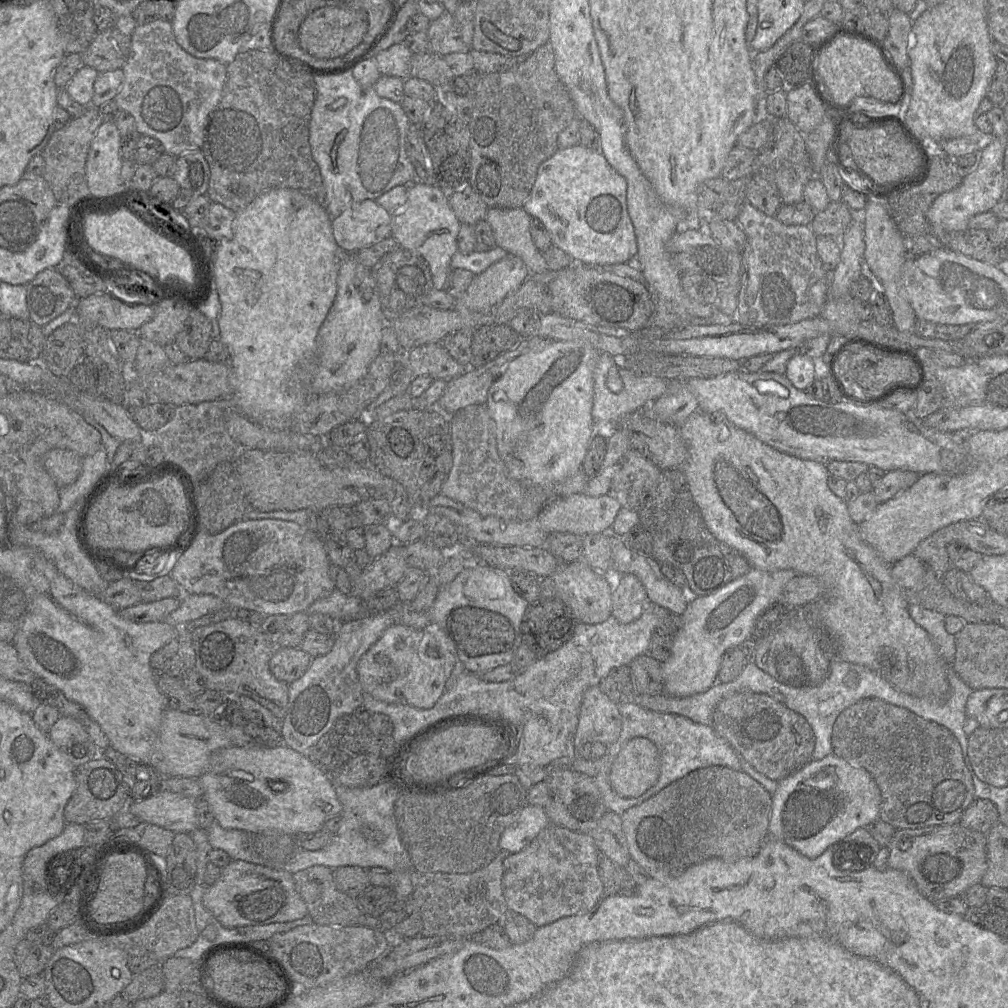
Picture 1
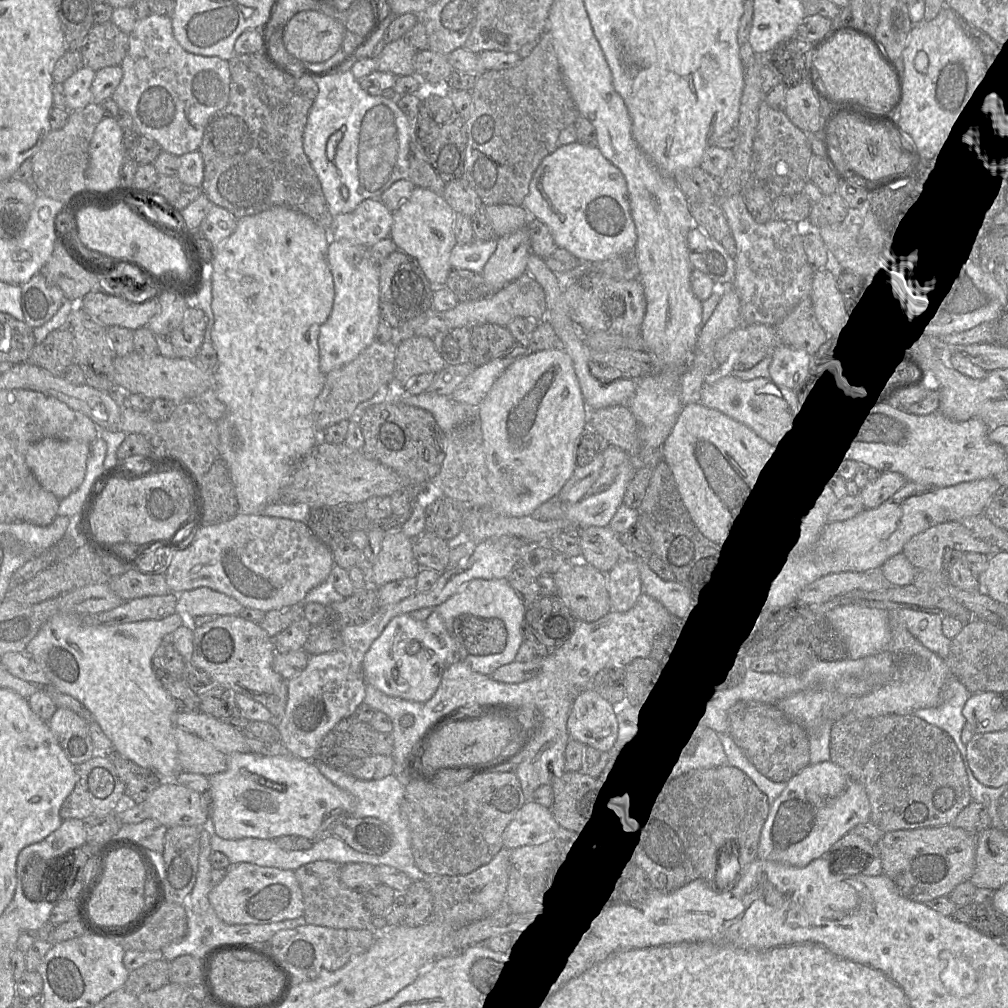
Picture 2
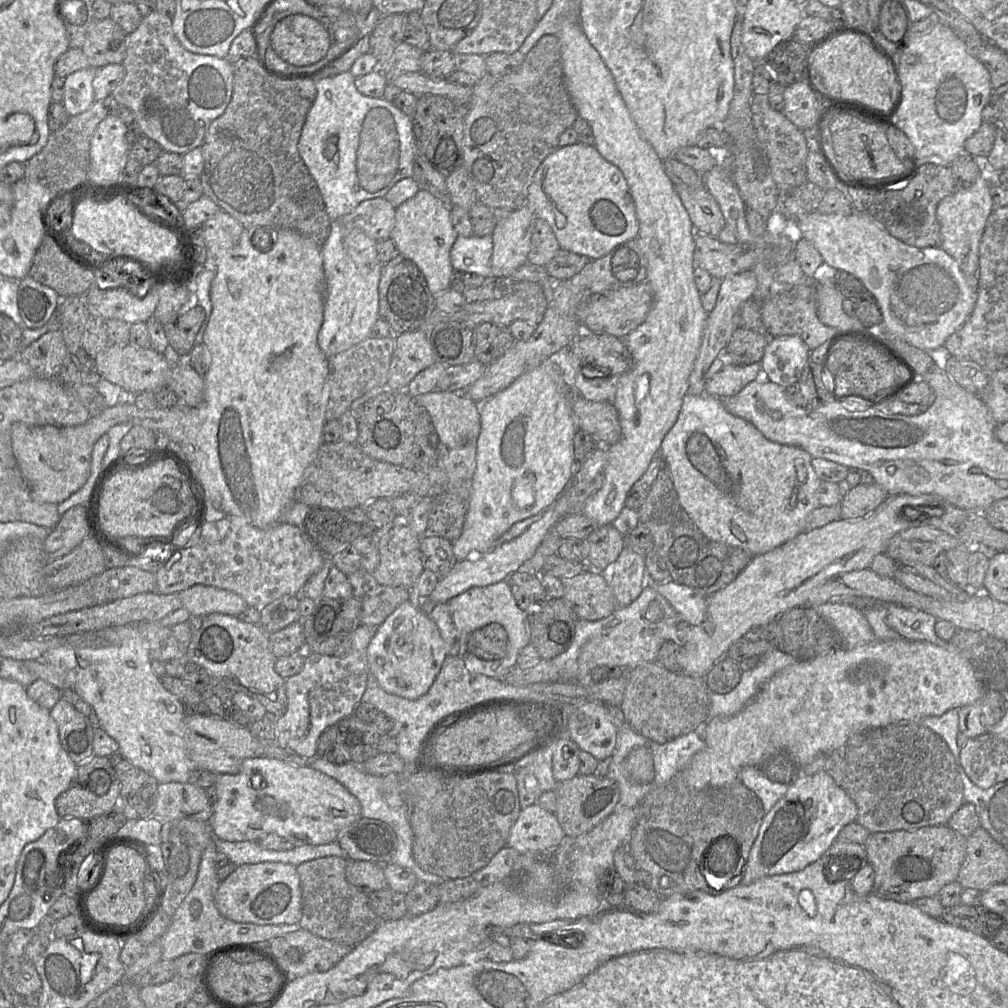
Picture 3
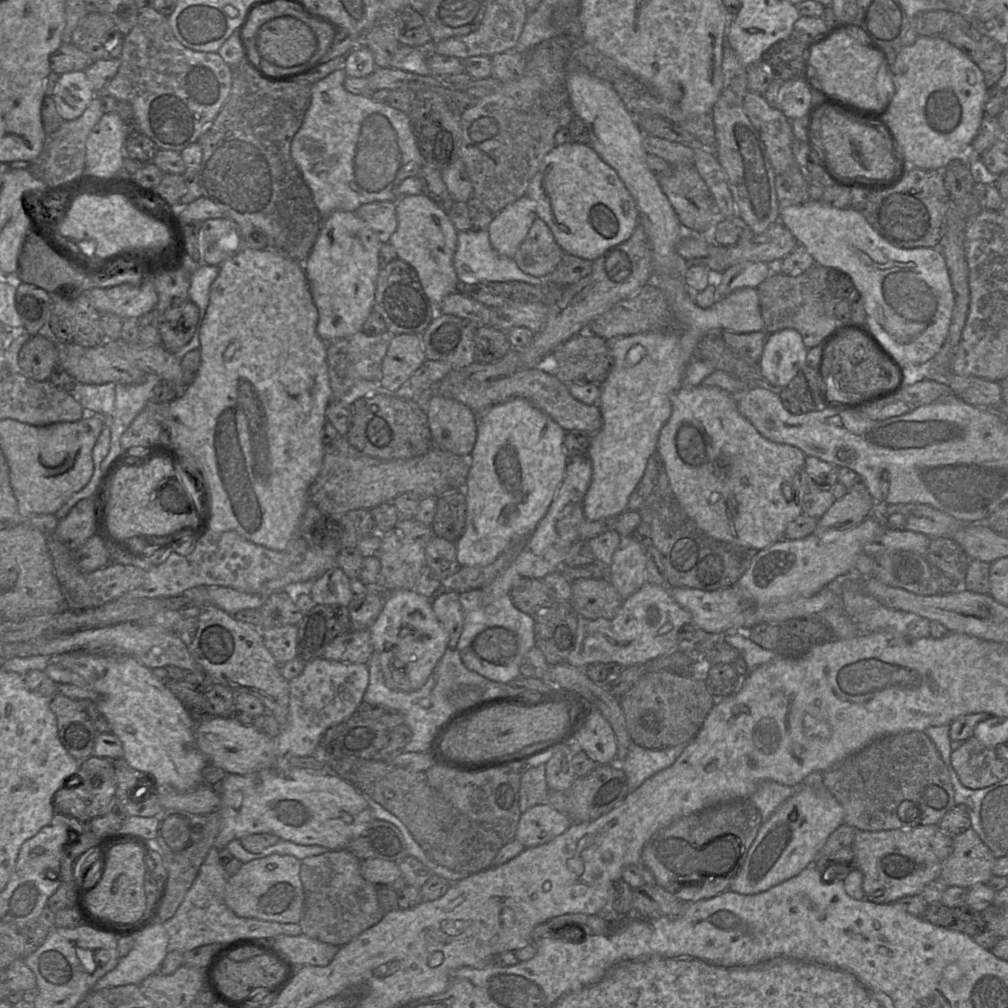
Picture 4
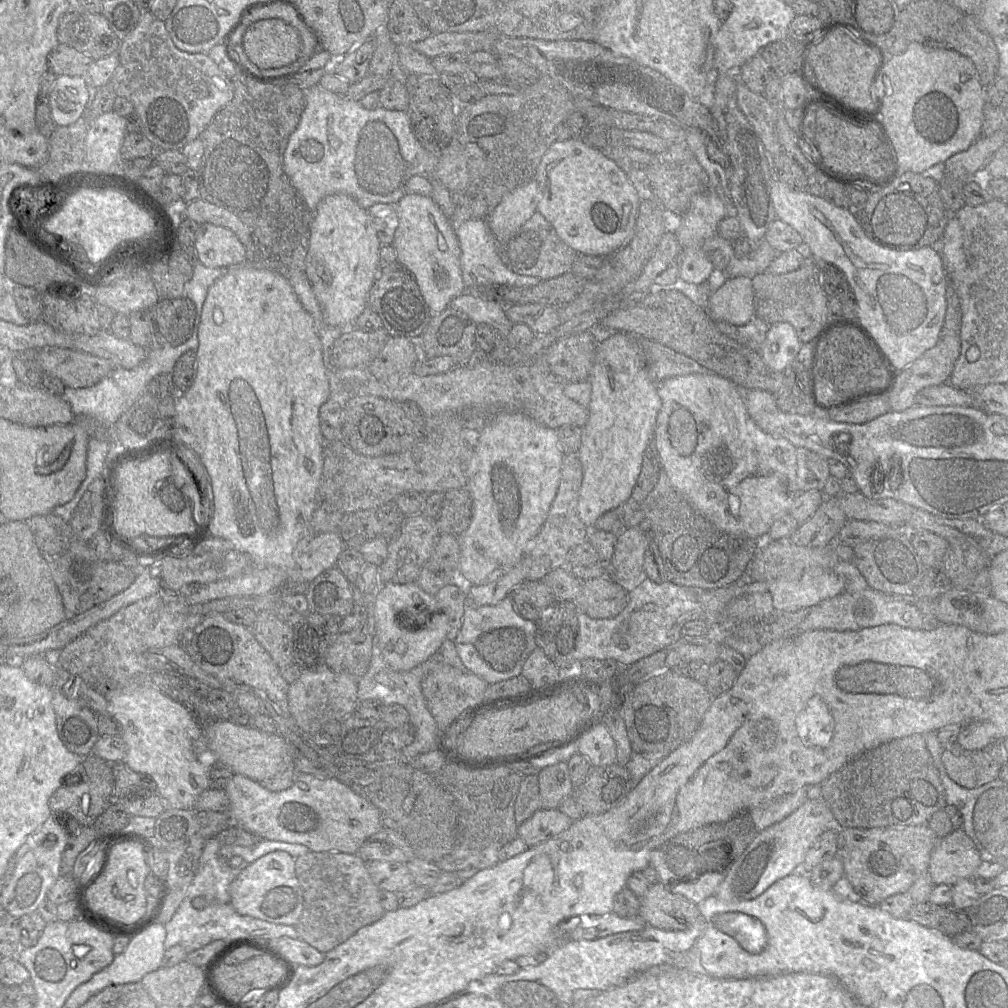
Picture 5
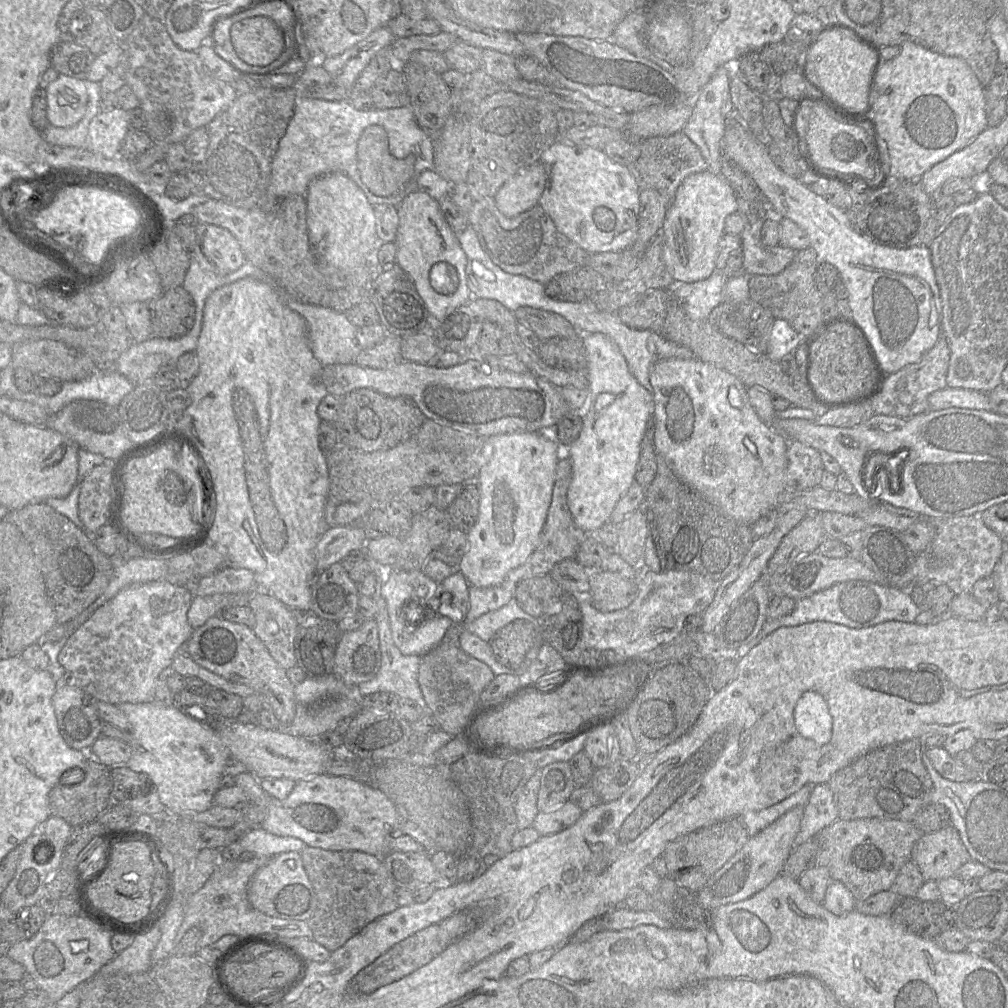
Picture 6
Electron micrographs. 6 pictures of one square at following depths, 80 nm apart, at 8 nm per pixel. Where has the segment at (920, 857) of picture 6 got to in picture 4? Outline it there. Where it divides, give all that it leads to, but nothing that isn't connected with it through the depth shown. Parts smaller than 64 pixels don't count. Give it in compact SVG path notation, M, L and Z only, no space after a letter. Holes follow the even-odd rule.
M971 828L953 836L953 851L942 865L938 879L947 887L968 889L976 884L987 884L993 876L992 868L996 858L991 850L983 843L978 834Z

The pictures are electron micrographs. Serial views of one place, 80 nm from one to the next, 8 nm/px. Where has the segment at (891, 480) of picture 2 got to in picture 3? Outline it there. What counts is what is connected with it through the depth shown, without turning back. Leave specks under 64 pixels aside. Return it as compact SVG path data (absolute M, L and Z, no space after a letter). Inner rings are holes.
M876 483L858 485L842 497L841 519L858 519L873 512L886 498L887 493Z

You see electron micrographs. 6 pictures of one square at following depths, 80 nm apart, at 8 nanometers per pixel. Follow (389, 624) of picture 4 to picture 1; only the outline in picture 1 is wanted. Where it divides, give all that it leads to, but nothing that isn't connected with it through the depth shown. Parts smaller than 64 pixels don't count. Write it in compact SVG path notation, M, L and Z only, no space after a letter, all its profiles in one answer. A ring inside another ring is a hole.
M399 623L389 626L361 657L357 672L364 693L386 703L430 709L445 692L442 653L434 639L423 630Z

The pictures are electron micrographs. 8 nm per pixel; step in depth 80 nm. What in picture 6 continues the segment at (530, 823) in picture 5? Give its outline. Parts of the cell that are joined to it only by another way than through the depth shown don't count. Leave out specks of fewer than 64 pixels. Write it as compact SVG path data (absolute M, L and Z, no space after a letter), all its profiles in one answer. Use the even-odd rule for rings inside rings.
M567 800L556 810L539 812L532 824L540 836L549 836L559 833L572 826L583 814L583 811L574 803Z

